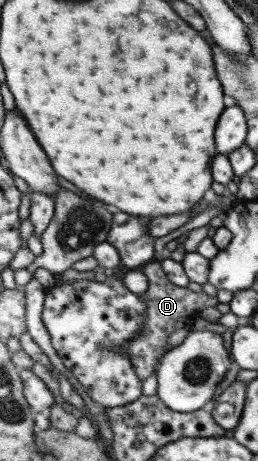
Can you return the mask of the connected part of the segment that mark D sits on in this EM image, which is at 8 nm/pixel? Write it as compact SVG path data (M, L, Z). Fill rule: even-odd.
M160 260L148 262L142 267L141 272L148 280L148 289L139 295L146 304L145 324L141 332L133 337L133 341L130 340L129 344L123 347L123 351L131 359L135 374L144 382L150 375L155 374L156 364L165 353L170 334L183 327L190 328L190 325L200 317L201 309L216 307L219 301L216 296L208 296L202 290L194 292L187 287L174 285L164 273Z

